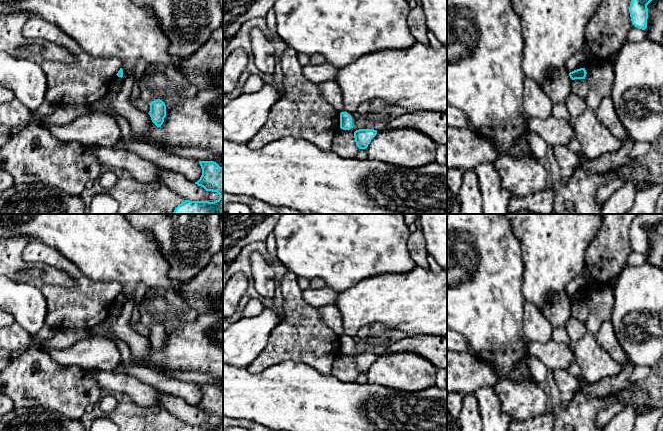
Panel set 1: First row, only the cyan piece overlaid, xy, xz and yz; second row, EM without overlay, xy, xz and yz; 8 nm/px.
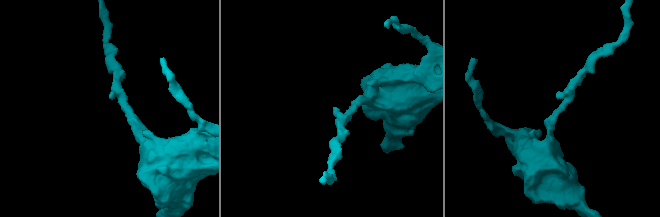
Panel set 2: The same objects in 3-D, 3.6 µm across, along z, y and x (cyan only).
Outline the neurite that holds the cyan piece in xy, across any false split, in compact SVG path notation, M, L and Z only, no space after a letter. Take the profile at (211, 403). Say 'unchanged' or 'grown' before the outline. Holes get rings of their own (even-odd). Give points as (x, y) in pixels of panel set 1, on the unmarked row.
unchanged; M199 385L199 388L202 399L195 408L206 415L217 416L219 423L214 426L185 424L177 431L223 431L223 392L214 385Z

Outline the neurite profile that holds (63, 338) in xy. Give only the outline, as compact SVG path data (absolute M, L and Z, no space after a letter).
M61 329L56 330L53 338L44 341L41 348L49 347L54 349L63 349L72 346L77 341L89 337L90 331L82 329Z

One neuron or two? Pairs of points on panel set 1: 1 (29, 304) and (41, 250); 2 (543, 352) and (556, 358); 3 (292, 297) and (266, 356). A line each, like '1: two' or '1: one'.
1: two
2: one
3: one

